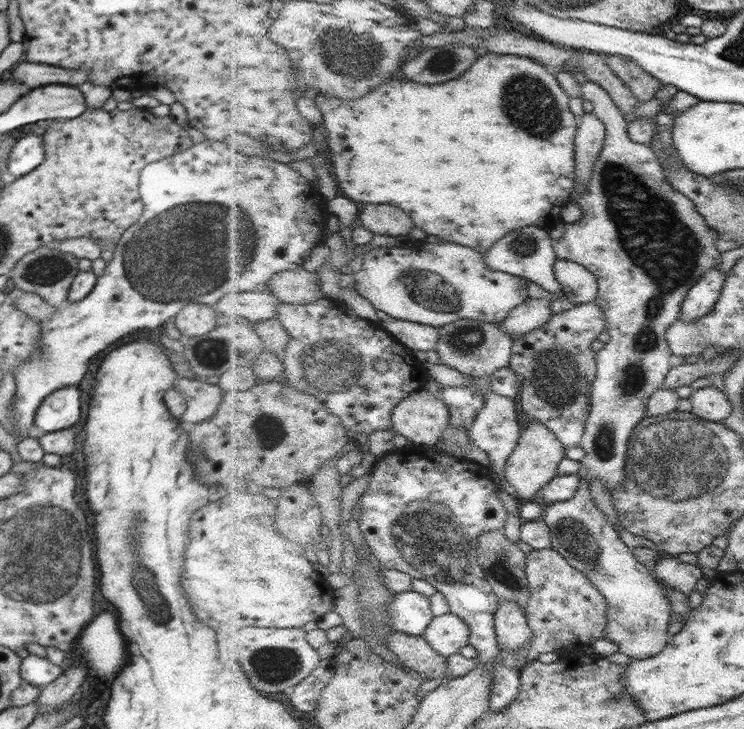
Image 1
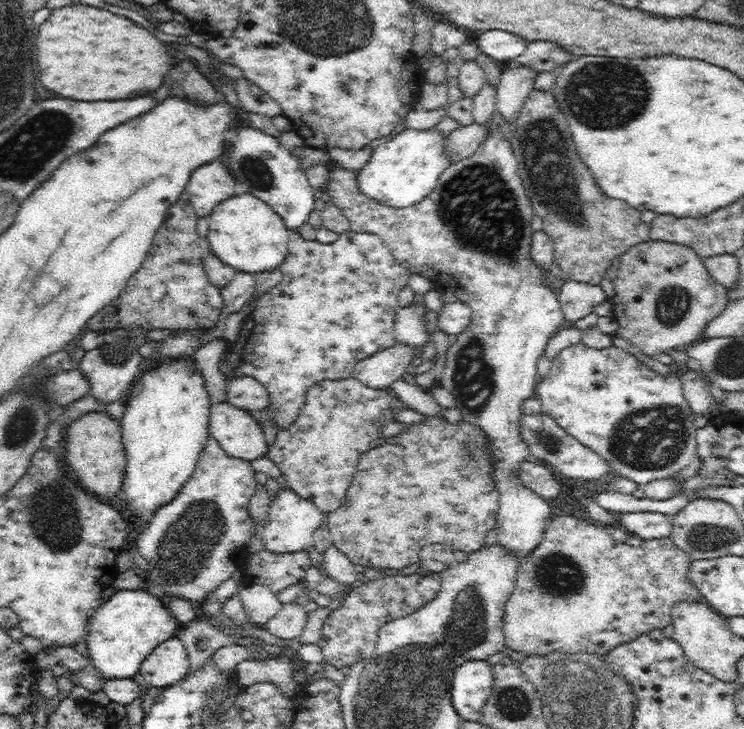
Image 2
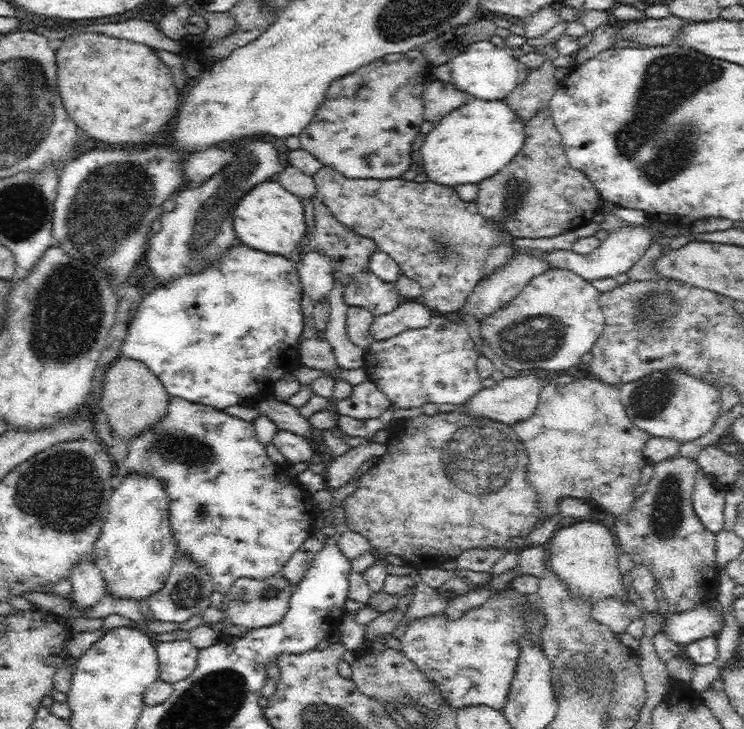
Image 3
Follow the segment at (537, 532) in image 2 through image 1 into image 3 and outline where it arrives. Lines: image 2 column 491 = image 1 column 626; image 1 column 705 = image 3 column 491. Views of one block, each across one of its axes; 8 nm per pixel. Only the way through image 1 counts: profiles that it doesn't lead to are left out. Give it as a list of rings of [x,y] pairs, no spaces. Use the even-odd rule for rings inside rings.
[[[323,165],[320,170],[315,172],[313,179],[316,187],[315,196],[333,213],[334,218],[339,220],[343,225],[350,227],[354,233],[371,238],[371,240],[375,242],[378,250],[389,254],[399,265],[402,274],[420,283],[422,287],[420,300],[430,309],[438,310],[438,312],[451,313],[457,311],[470,294],[472,294],[478,282],[489,278],[496,270],[505,268],[505,266],[509,264],[509,261],[518,254],[518,250],[514,250],[514,244],[512,244],[512,240],[514,240],[514,238],[512,238],[513,234],[502,229],[496,219],[487,219],[485,215],[479,211],[474,201],[464,202],[464,200],[460,200],[460,196],[455,192],[454,187],[436,185],[435,182],[410,181],[402,177],[382,180],[376,178],[348,178],[338,173],[334,168],[326,165]]]

